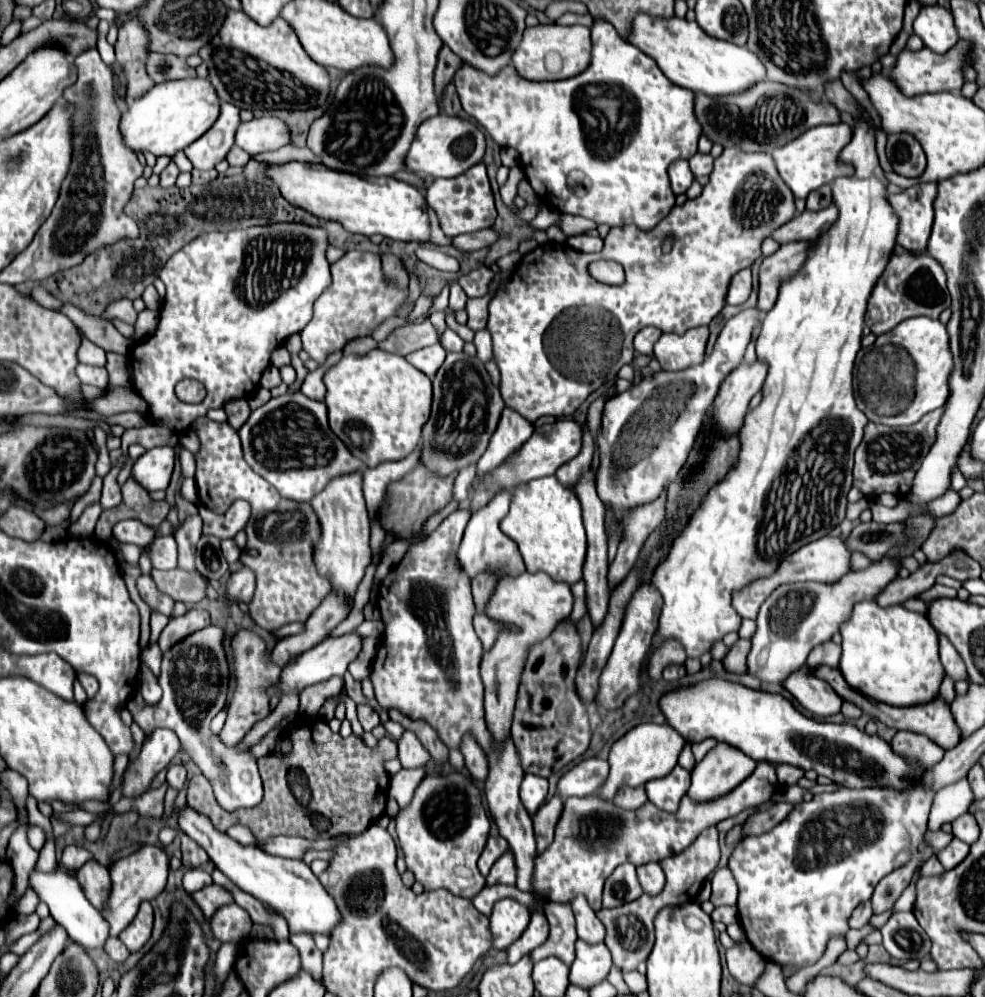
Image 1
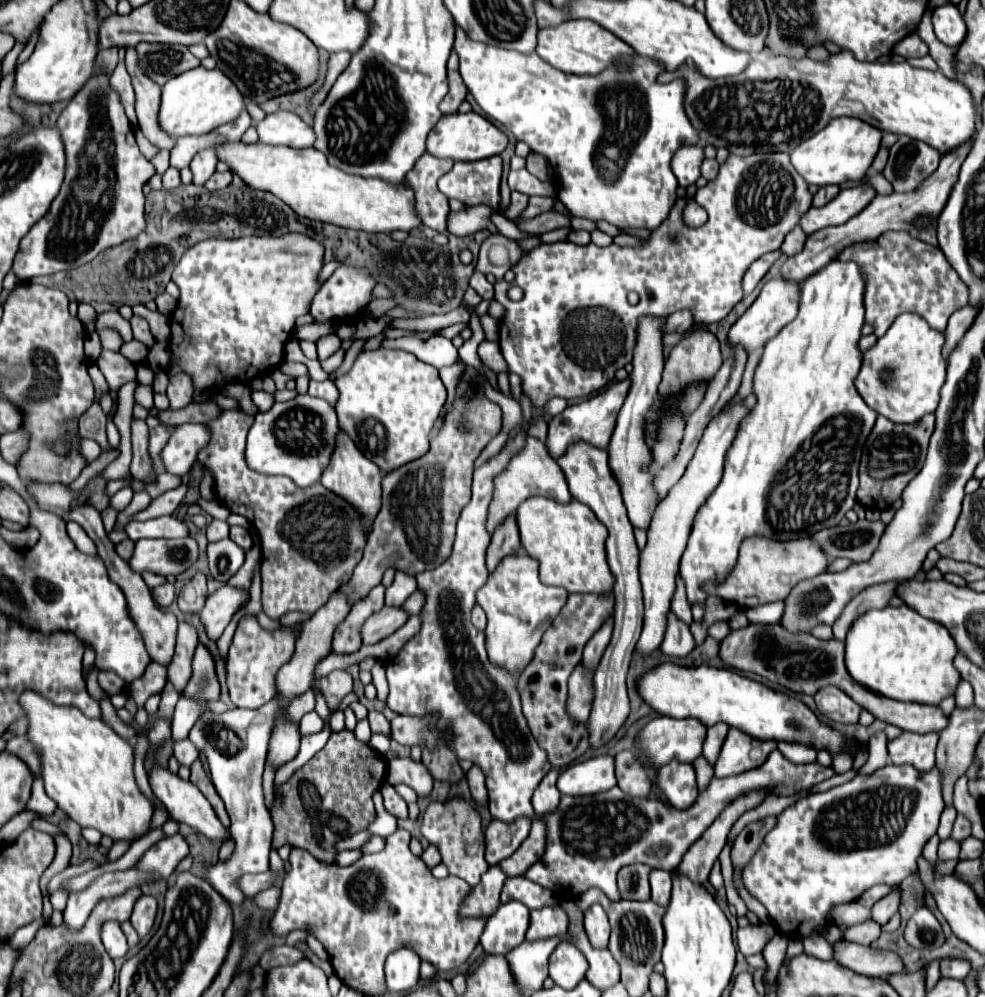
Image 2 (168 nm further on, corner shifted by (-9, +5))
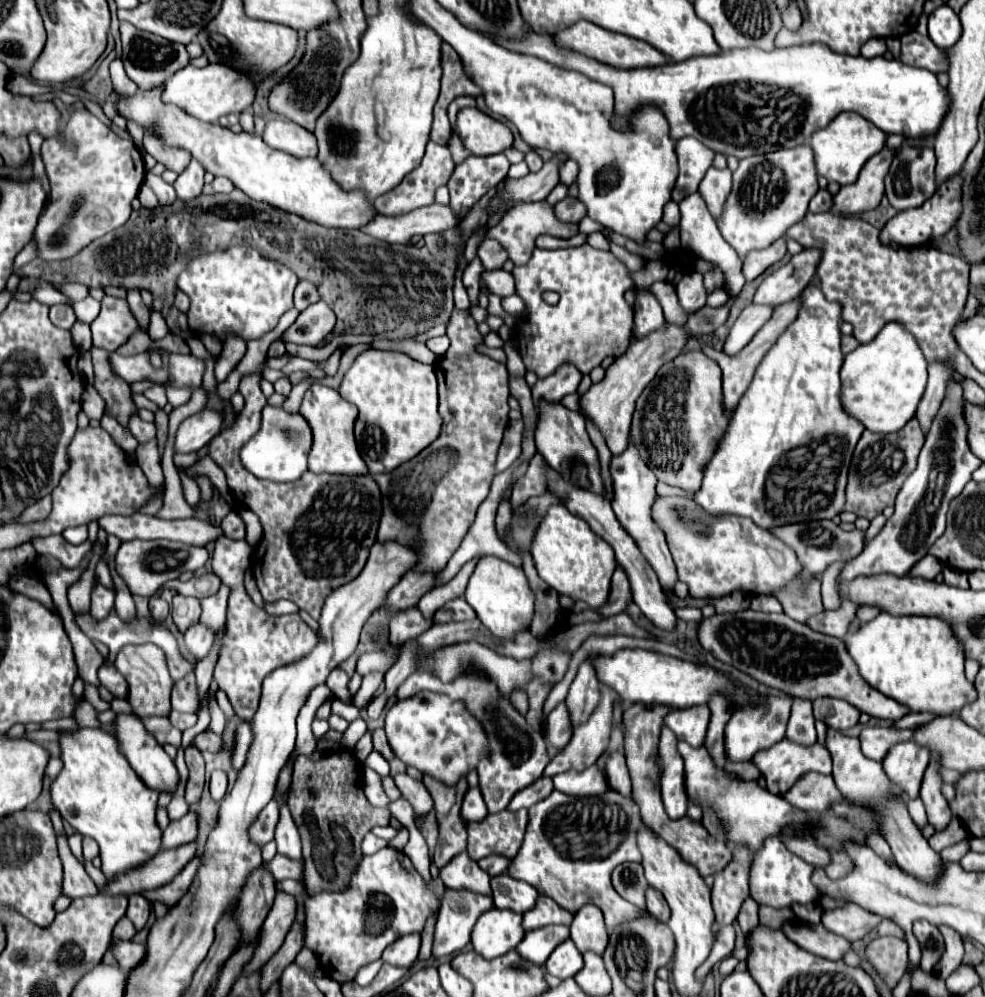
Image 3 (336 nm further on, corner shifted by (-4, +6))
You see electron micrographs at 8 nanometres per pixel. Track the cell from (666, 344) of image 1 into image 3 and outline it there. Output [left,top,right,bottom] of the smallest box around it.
[630,351,728,493]

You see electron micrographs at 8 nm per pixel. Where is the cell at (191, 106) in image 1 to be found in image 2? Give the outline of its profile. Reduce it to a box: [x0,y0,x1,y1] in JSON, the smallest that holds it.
[159,66,245,138]

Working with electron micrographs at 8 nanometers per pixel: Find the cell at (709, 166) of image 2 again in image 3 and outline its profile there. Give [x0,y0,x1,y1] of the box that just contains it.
[700,167,732,217]

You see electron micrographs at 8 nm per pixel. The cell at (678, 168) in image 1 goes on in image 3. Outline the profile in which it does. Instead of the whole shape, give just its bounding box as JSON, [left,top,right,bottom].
[672,137,714,203]

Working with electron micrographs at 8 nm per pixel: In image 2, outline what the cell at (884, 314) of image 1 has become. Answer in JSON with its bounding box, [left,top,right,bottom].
[837,232,969,338]

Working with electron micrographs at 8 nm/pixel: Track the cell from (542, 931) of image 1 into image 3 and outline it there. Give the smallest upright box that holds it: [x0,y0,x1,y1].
[524,895,572,931]

